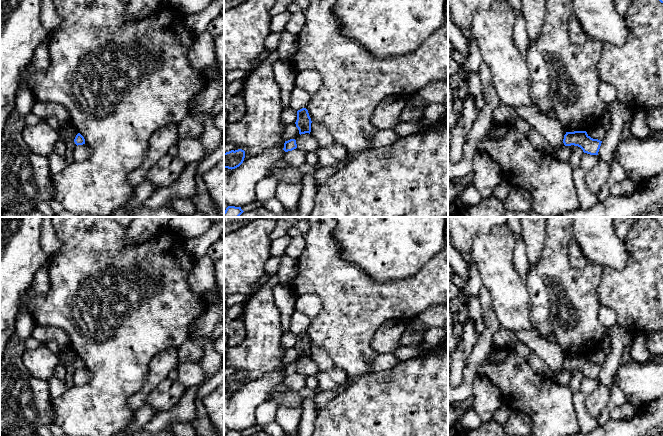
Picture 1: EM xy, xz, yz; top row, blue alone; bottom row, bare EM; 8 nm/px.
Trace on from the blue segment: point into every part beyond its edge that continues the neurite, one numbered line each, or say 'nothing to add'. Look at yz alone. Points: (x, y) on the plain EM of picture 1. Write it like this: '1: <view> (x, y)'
nothing to add

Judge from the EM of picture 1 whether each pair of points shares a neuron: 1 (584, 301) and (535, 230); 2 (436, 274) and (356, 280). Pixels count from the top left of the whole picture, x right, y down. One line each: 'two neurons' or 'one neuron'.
1: two neurons
2: one neuron

